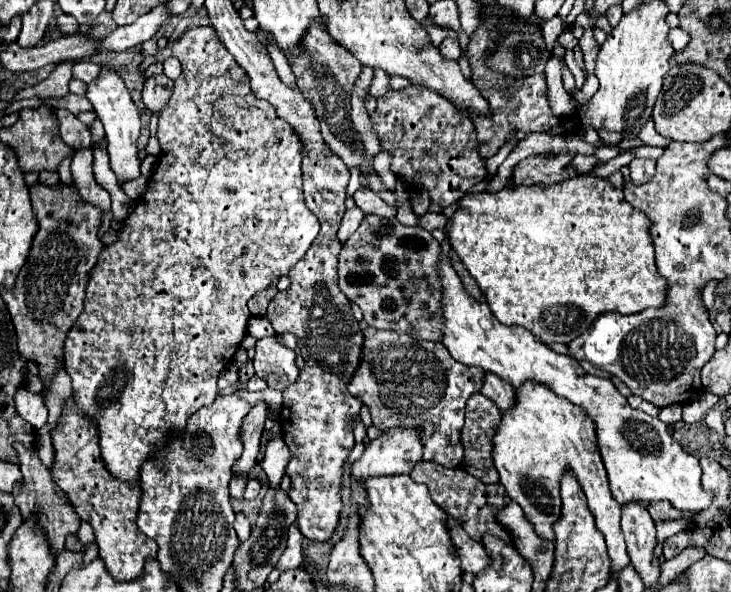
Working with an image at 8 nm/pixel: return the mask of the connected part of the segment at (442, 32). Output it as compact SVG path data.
M430 18L422 20L422 26L428 30L428 34L430 34L430 38L432 38L432 42L434 42L436 46L440 46L440 42L442 42L444 38L458 38L456 32L452 32L452 30L448 30L448 28L442 28L442 26L434 24Z

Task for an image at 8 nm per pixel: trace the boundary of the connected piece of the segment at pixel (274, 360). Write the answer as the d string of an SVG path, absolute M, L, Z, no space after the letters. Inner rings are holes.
M276 334L268 338L260 338L256 342L254 356L254 372L262 380L268 382L270 388L284 390L298 378L298 368L294 364L294 350L286 348Z

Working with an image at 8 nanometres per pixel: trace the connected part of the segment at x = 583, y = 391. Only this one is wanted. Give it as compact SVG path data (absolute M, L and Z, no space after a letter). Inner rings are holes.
M440 254L438 260L438 274L442 280L444 312L442 344L448 348L450 356L466 366L478 366L486 372L492 372L510 382L514 388L526 380L542 382L558 396L584 408L596 424L598 446L608 472L610 492L620 506L638 502L640 506L648 508L650 504L666 500L676 510L696 514L712 504L712 492L706 492L700 484L698 458L682 450L682 446L668 434L668 428L662 420L630 408L626 398L610 380L584 372L574 358L552 352L526 328L504 326L498 322L486 302L478 302L466 294L456 270L444 254Z

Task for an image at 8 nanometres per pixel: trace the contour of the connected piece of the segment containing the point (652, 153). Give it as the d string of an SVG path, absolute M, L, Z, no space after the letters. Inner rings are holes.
M643 145L628 150L621 150L620 154L624 154L627 152L634 154L634 157L636 158L648 158L657 161L658 158L663 154L664 149L660 147L652 147L652 146L645 147L645 145Z

